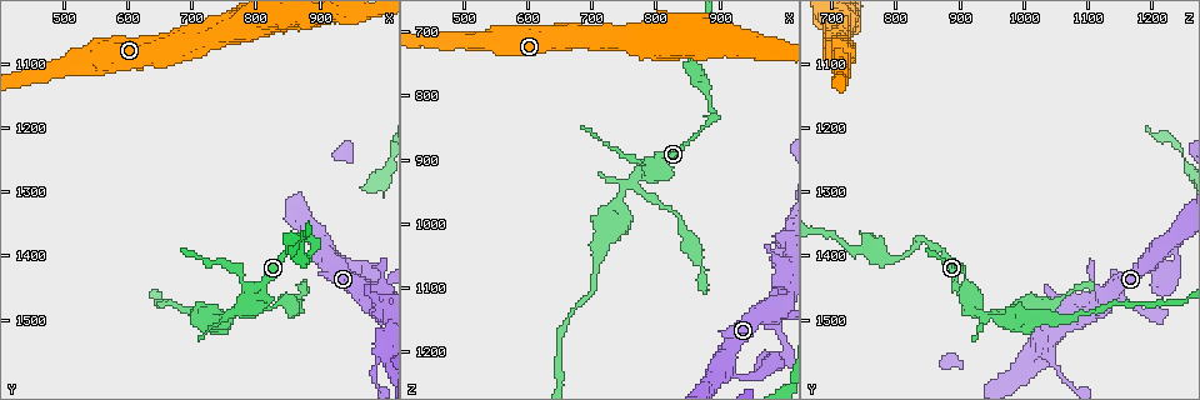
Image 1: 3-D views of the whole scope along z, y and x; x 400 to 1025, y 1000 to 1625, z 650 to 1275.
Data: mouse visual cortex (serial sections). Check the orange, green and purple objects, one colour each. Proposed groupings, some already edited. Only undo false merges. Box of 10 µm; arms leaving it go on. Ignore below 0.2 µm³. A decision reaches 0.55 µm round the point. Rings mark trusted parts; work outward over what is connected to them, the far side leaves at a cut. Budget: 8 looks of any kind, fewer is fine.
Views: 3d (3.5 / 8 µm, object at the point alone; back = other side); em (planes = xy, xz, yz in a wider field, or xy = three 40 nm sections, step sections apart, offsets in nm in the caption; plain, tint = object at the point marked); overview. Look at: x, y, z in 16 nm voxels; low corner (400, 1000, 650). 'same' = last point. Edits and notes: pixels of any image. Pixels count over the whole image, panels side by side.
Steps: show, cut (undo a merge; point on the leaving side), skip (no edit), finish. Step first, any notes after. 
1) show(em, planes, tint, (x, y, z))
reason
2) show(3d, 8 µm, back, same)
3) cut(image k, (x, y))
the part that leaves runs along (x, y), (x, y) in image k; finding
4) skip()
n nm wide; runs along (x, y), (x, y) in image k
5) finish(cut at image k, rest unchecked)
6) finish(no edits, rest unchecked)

show(3d, 3.5 µm, (910, 1395, 1220))
thin arm on a thick one

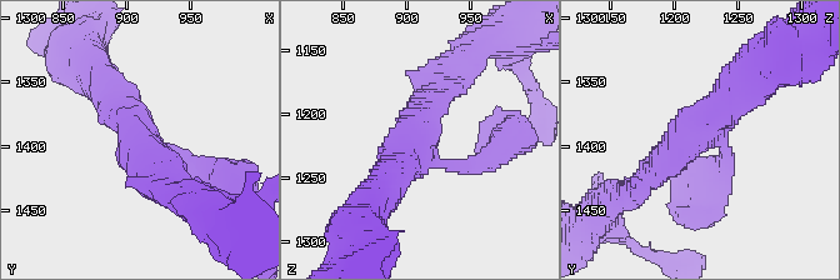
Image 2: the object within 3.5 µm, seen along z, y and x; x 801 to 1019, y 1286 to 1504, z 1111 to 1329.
show(em, xy, step 3, tint, (910, 1392, 1218))

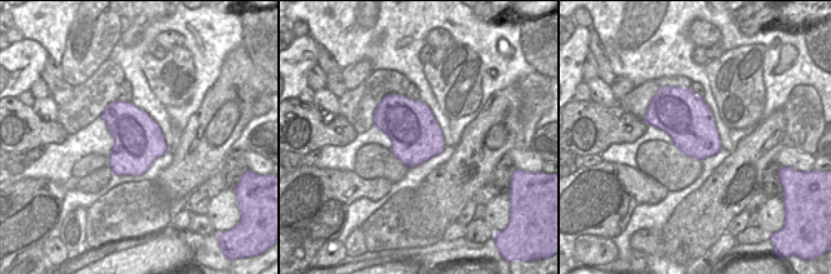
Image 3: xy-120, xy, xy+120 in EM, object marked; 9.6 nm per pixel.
skip()
arms of 200, 350, 500 nm; one cell here

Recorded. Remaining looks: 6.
show(3d, 3.5 µm, (890, 1380, 835))
sharp bend

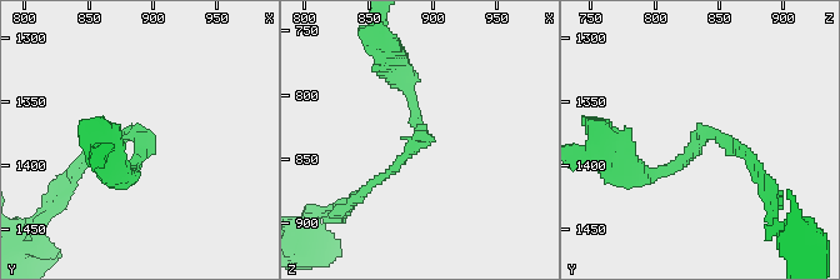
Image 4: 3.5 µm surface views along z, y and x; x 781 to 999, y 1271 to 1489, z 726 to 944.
show(em, xy, step 5, tint, (890, 1378, 836))
arms of 150, 150 nm; shape alone is not enough

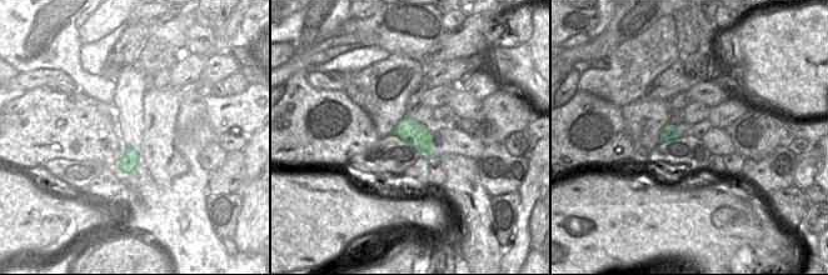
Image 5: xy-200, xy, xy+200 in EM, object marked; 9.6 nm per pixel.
skip()
runs along (363, 193), (424, 135), (401, 78) in image 4; one cell here

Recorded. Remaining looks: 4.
show(3d, 3.5 µm, (745, 1490, 945))
a narrow waist

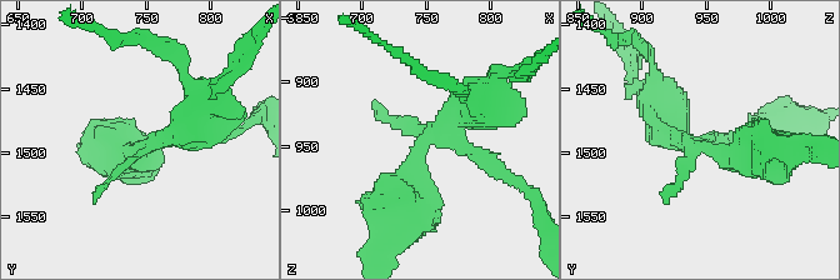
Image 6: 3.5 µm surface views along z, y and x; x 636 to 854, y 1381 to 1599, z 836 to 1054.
show(em, xy, step 5, tint, (746, 1494, 946))

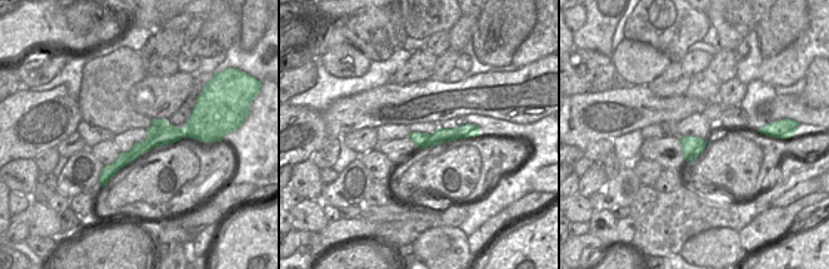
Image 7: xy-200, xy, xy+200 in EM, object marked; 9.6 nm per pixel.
skip()
runs along (188, 126), (159, 134), (104, 173) in image 7; all the same cell

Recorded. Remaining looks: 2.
finish(no edits, rest unchecked)

